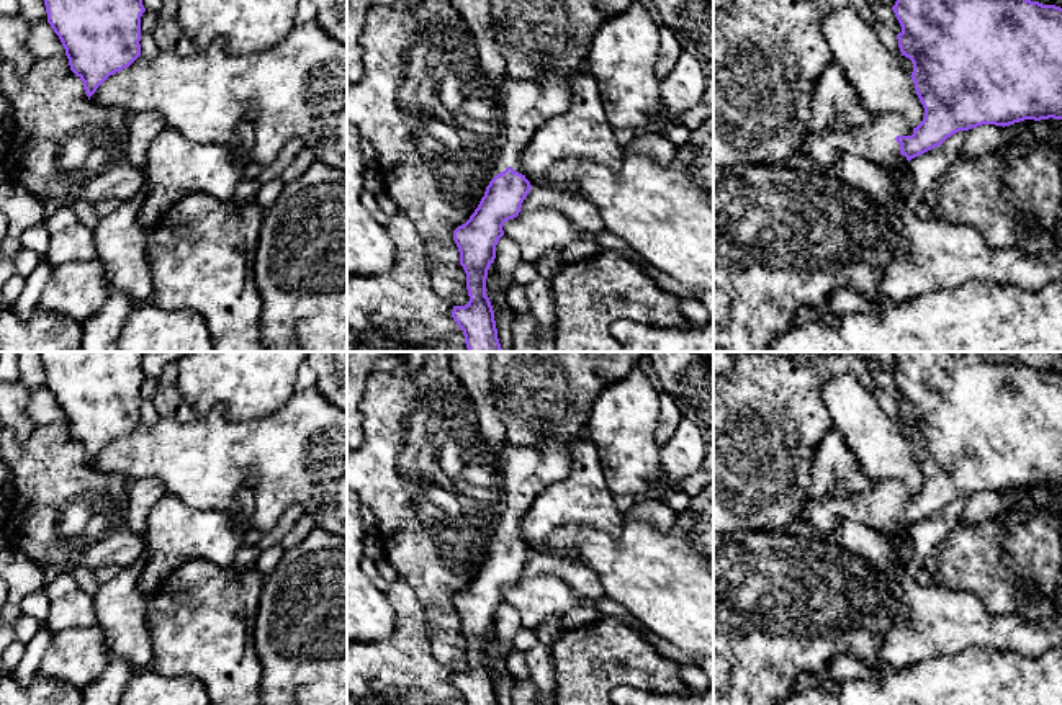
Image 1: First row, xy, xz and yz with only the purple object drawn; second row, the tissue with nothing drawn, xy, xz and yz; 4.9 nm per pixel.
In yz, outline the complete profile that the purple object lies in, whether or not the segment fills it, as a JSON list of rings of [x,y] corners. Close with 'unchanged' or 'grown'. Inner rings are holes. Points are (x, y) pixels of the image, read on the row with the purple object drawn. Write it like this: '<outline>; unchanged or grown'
[[[897,0],[892,7],[902,31],[902,56],[913,62],[911,80],[925,108],[923,121],[911,128],[900,113],[877,113],[869,126],[817,131],[802,150],[813,162],[830,165],[841,155],[861,155],[885,170],[905,168],[910,160],[941,146],[959,131],[982,124],[1010,126],[1024,119],[1062,119],[1062,8],[1031,0]]]; grown

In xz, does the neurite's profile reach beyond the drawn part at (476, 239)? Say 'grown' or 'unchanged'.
grown

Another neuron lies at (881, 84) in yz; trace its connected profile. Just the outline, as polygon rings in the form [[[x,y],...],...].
[[[836,8],[823,20],[821,33],[862,106],[900,113],[911,128],[923,121],[925,108],[911,77],[862,16],[851,8]]]

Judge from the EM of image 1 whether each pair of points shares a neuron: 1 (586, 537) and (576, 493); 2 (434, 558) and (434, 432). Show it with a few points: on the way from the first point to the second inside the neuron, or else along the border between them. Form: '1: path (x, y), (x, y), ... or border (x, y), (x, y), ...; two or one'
1: border (620, 534), (560, 525), (548, 543); two
2: path (434, 527), (434, 463); one

